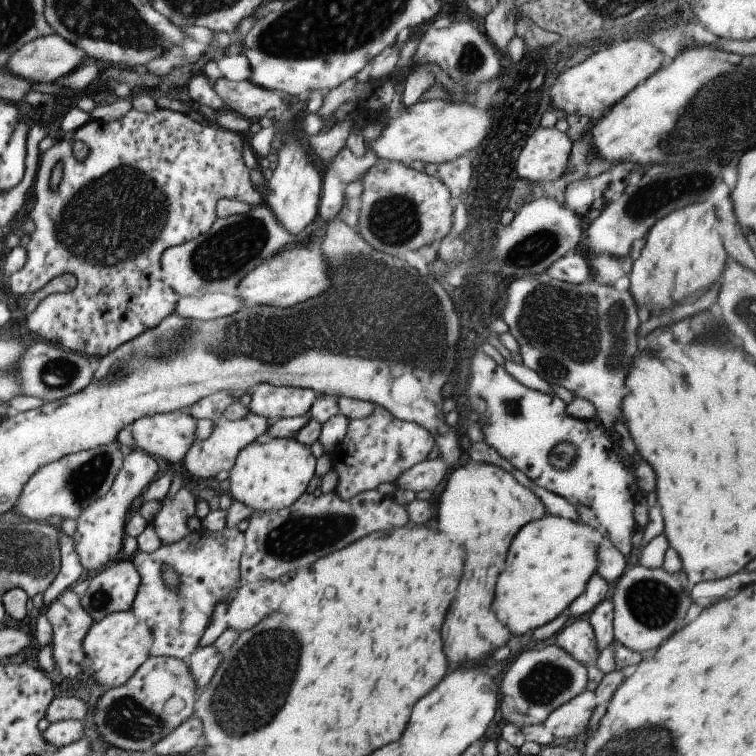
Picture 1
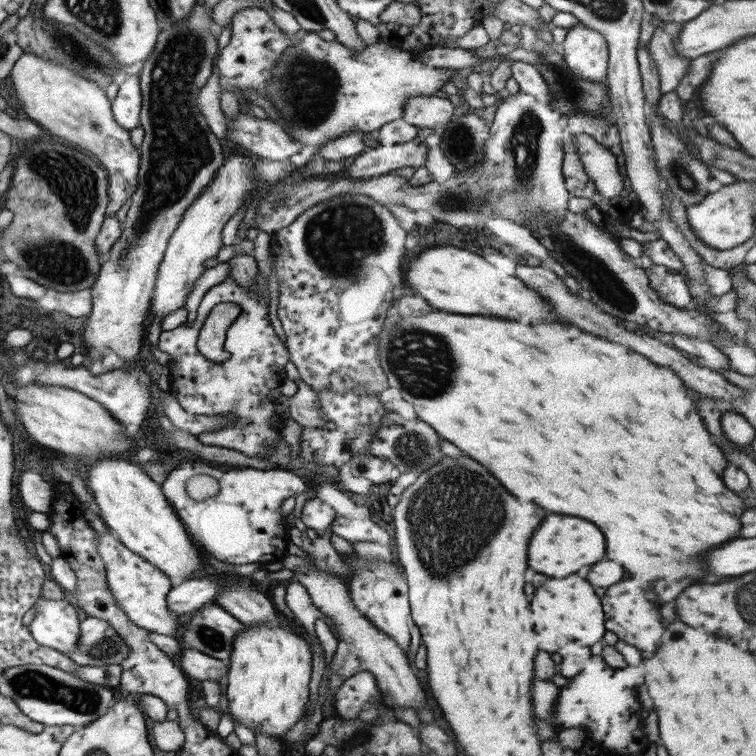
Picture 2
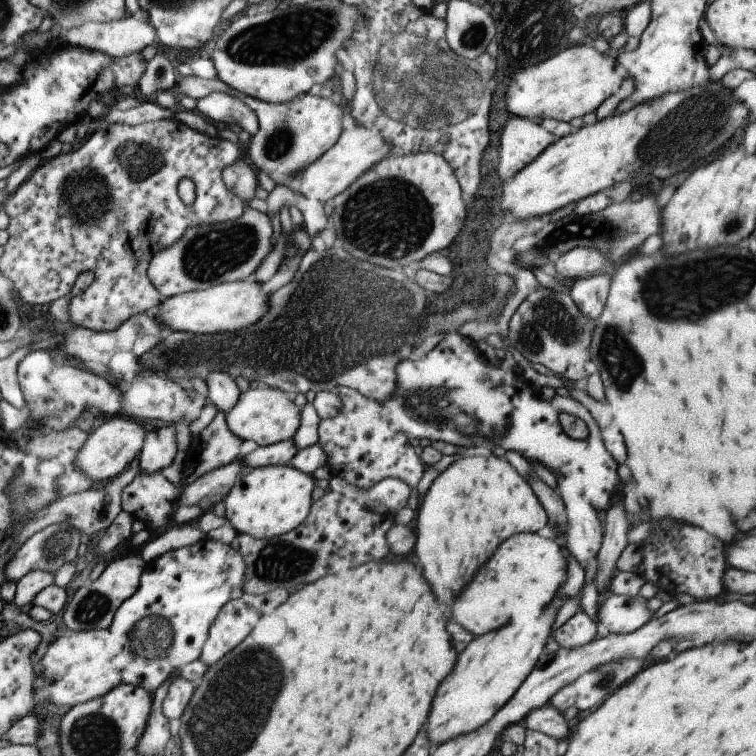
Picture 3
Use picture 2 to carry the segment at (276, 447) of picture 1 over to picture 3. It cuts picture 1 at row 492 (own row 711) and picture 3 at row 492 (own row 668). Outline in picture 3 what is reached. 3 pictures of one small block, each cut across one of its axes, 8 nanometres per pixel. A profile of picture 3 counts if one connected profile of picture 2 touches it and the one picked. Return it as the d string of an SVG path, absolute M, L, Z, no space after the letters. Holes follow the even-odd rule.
M288 465L253 468L235 478L233 487L223 500L224 518L236 535L245 534L255 540L281 536L300 527L309 516L314 486L315 480L311 476Z

